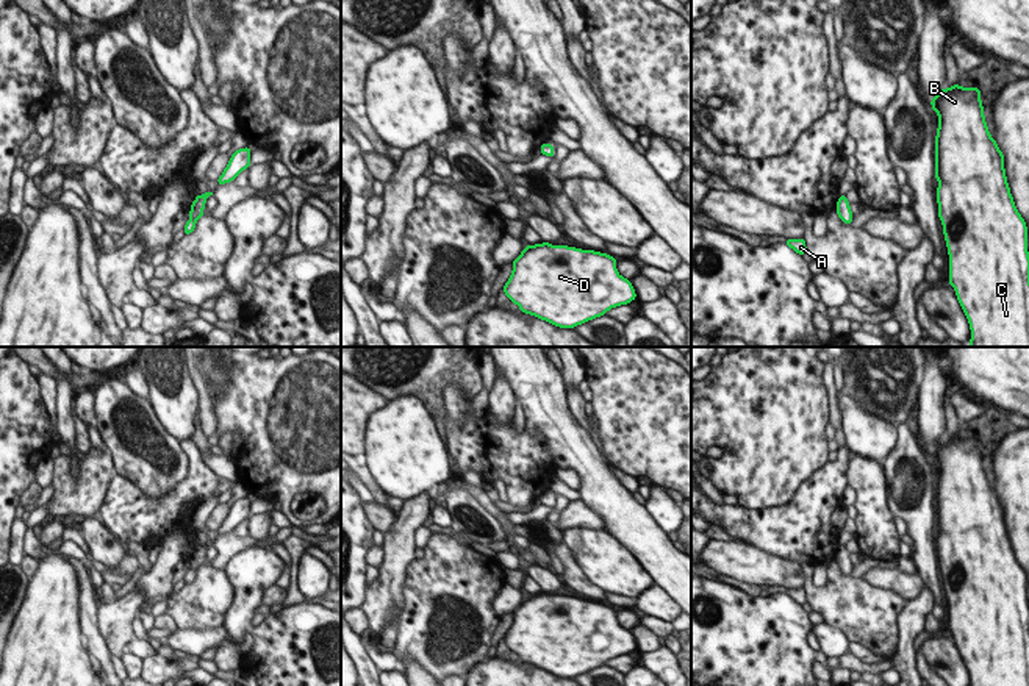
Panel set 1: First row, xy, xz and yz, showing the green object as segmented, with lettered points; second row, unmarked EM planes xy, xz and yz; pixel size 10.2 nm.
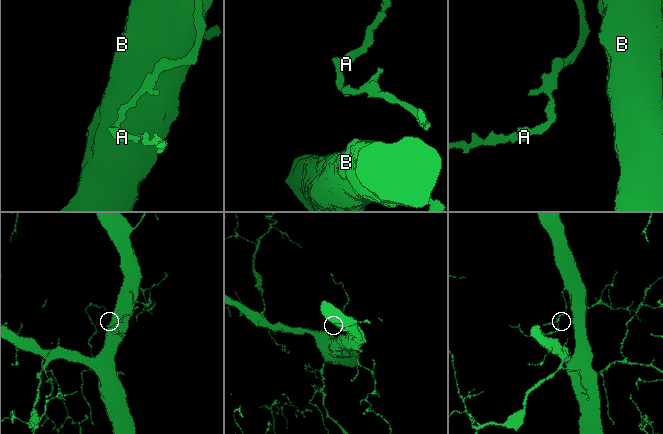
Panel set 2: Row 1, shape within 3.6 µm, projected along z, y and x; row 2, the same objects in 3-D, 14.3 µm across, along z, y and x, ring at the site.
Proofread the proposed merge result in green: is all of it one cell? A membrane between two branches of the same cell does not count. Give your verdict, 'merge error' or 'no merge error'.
no merge error

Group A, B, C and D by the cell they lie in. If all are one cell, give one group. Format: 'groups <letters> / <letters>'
groups A B C D

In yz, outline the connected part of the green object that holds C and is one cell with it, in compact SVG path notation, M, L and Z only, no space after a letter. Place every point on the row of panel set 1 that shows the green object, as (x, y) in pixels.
M957 83L930 105L938 114L937 211L949 253L949 284L971 328L970 345L1029 347L1029 234L1009 189L1004 155L985 123L981 89Z

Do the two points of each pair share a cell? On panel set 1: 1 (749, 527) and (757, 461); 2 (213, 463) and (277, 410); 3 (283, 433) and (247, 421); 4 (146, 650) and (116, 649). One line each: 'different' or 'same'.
1: different
2: different
3: same
4: different

